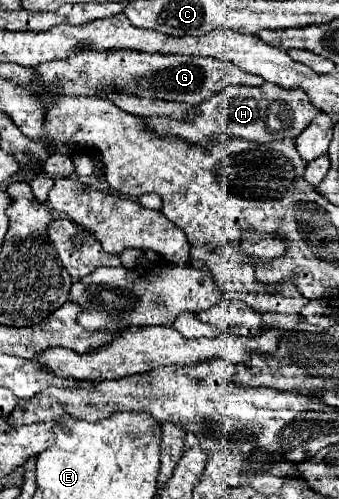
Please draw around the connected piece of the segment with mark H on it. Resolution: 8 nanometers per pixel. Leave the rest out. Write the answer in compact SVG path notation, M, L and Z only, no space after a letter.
M263 83L261 87L235 85L223 89L209 101L203 101L197 107L193 119L189 121L169 121L169 117L151 117L145 121L157 133L177 135L187 143L205 145L211 137L219 133L231 137L245 137L251 141L279 141L285 137L295 139L317 113L319 109L311 105L309 97L301 89L281 89L273 83Z

